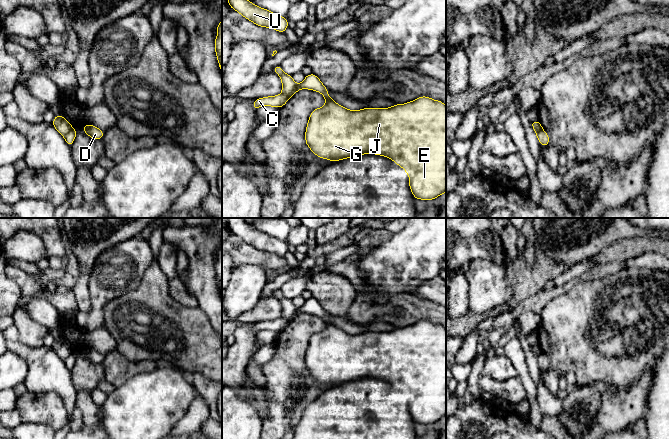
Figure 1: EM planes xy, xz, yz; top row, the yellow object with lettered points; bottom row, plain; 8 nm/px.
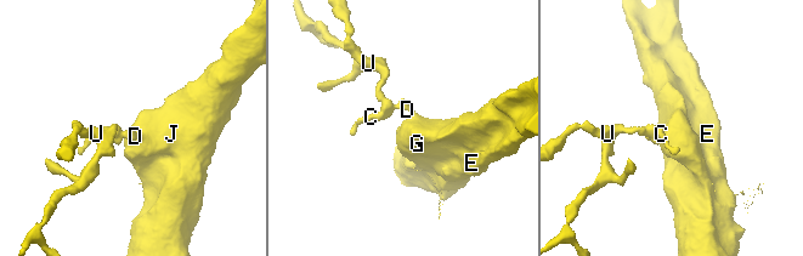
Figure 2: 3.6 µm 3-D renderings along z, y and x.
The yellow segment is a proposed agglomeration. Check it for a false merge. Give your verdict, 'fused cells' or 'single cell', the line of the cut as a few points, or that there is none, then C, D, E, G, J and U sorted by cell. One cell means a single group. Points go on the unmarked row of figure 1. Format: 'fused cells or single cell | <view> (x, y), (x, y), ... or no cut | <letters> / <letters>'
fused cells | xz (297, 308), (290, 316), (282, 317) | C D E G J / U

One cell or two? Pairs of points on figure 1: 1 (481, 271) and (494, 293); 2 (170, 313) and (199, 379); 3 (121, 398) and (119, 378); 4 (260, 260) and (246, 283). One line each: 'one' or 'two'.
1: one
2: two
3: two
4: two

